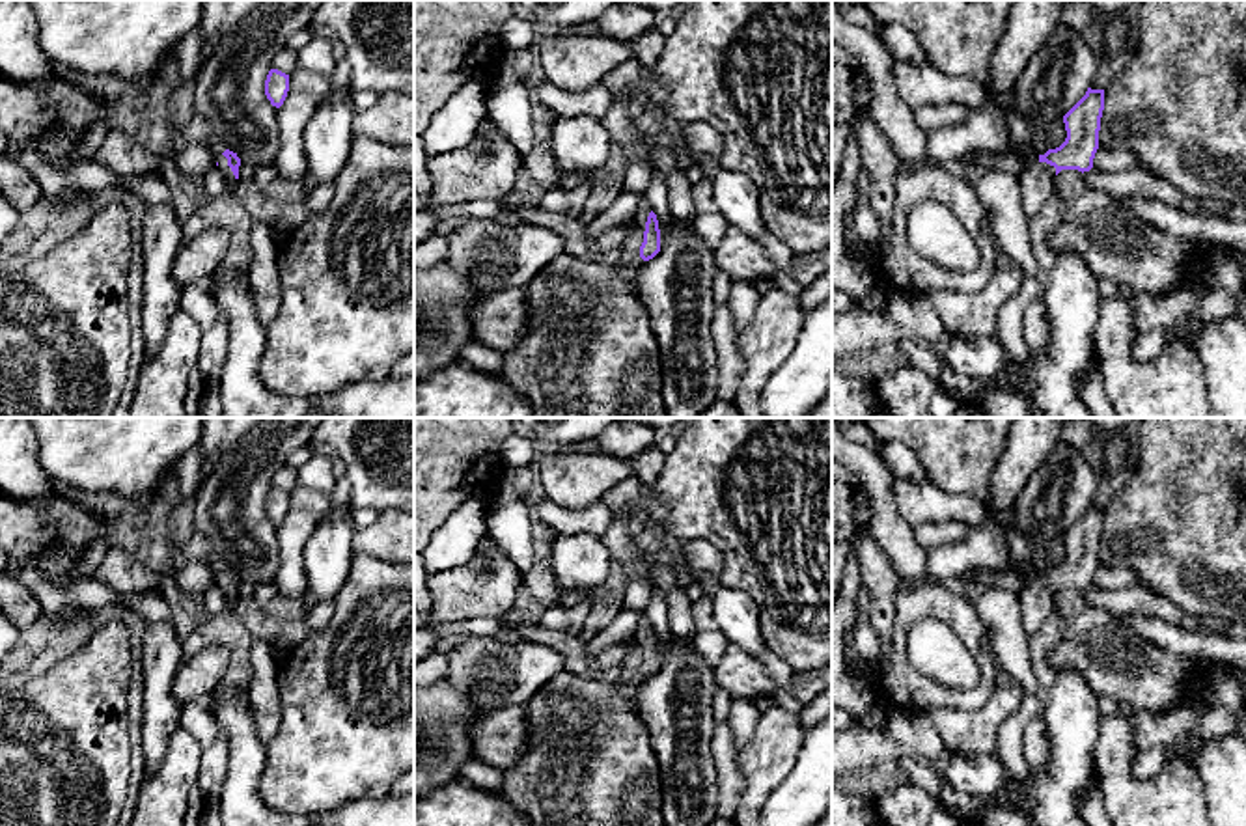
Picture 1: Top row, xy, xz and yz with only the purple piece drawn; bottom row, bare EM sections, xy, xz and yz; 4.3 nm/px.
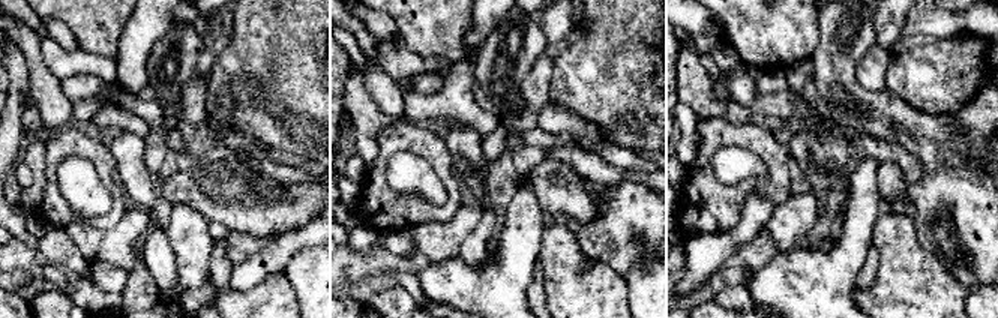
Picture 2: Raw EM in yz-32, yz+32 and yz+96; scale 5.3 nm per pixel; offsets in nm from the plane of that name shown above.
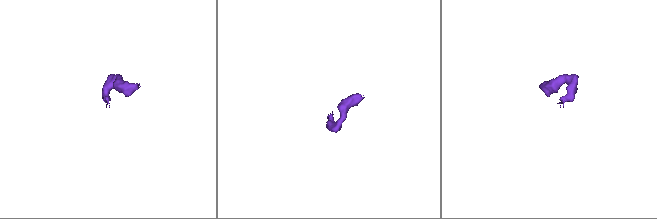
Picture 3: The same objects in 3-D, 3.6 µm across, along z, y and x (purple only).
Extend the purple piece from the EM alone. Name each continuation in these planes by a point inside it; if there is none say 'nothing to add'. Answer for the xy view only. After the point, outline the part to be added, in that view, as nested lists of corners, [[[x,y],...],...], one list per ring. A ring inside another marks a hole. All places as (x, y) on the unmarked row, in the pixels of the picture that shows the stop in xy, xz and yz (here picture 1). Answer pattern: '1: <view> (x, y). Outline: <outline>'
1: xy (232, 601). Outline: [[[224,572],[216,574],[218,585],[222,587],[224,595],[226,595],[226,613],[237,613],[237,604],[239,604],[239,597],[233,593],[231,585],[228,584],[228,576]]]

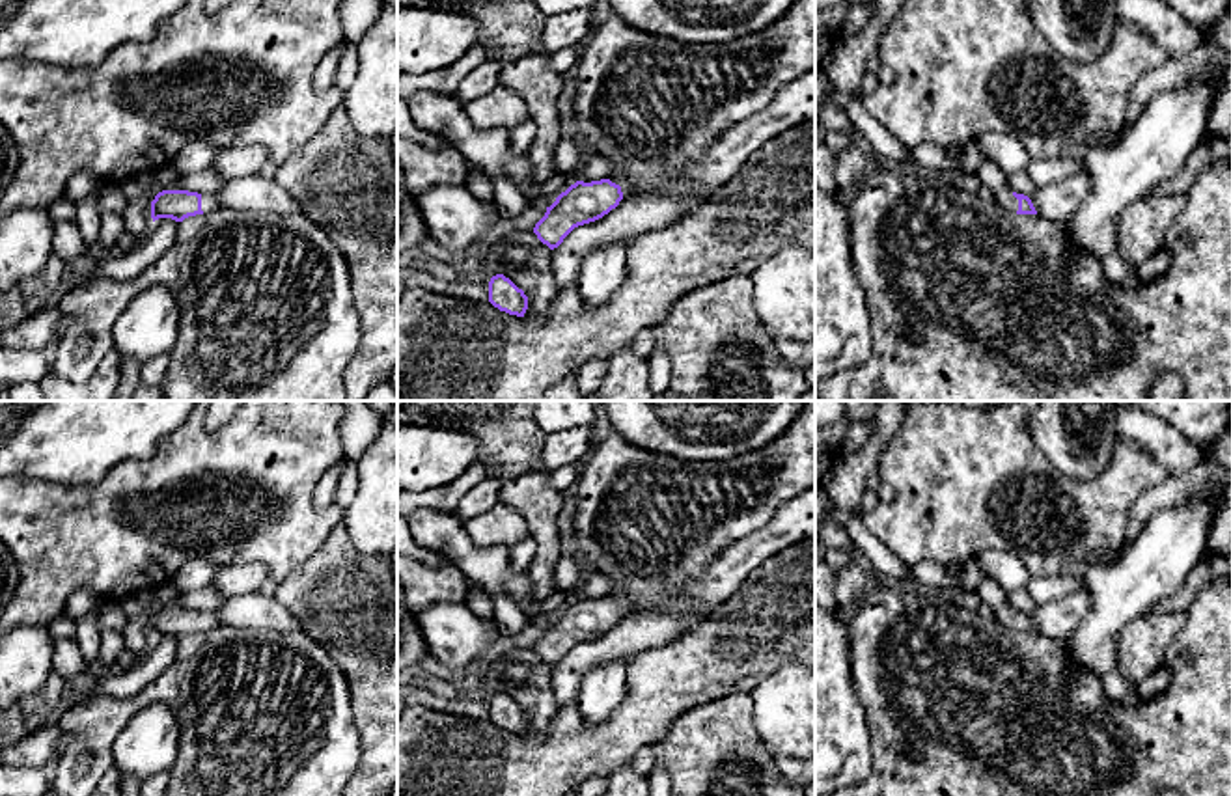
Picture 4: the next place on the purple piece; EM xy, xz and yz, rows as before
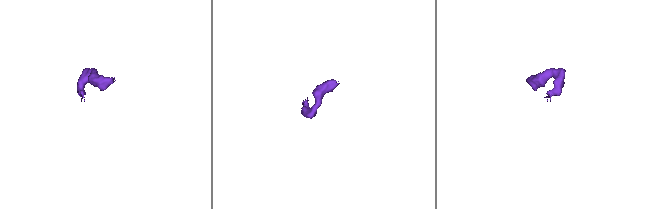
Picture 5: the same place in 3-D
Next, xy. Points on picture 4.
1: xy (209, 619). Outline: [[[201,611],[201,628],[203,628],[203,632],[211,630],[214,626],[218,626],[216,611]]]

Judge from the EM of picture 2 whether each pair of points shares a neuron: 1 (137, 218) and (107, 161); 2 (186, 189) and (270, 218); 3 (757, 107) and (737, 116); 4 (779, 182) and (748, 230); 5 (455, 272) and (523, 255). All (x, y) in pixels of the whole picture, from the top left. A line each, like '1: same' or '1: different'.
1: different
2: same
3: same
4: different
5: same

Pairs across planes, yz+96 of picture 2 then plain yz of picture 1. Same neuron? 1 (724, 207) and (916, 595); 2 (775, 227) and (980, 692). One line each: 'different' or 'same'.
1: same
2: different

